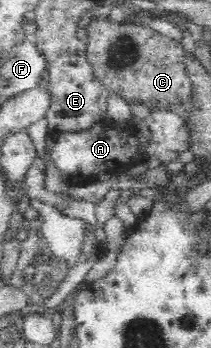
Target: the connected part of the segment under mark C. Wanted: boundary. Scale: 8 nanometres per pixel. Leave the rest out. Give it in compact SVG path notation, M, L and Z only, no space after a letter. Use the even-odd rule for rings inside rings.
M107 18L92 19L85 33L88 61L96 73L96 79L106 85L110 96L120 96L130 104L141 103L151 110L170 104L186 106L193 89L180 42L142 24L116 23ZM126 42L130 42L132 50L136 52L136 60L132 64L126 64Z

